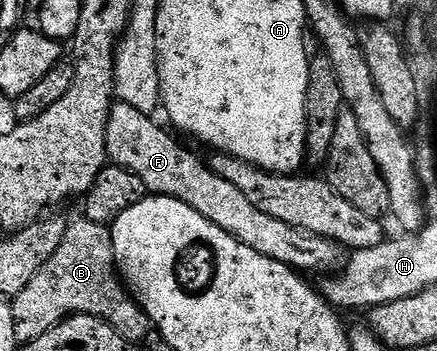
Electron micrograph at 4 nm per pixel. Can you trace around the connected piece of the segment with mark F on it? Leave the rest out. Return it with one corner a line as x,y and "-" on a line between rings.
117,101
108,114
106,124
109,159
115,165
134,172
134,176
142,180
145,191
190,204
194,212
206,216
210,224
218,224
222,232
230,232
230,236
246,244
246,248
254,248
254,252
262,252
262,256
270,256
297,272
341,265
342,250
335,242
282,224
282,220
274,220
274,216
266,216
266,212
258,212
258,208
254,208
254,204
250,204
250,200
246,200
246,196
242,196
234,184
222,180
205,163
203,166
190,151
183,150
156,120
155,117
138,112
136,108
130,108
130,104

